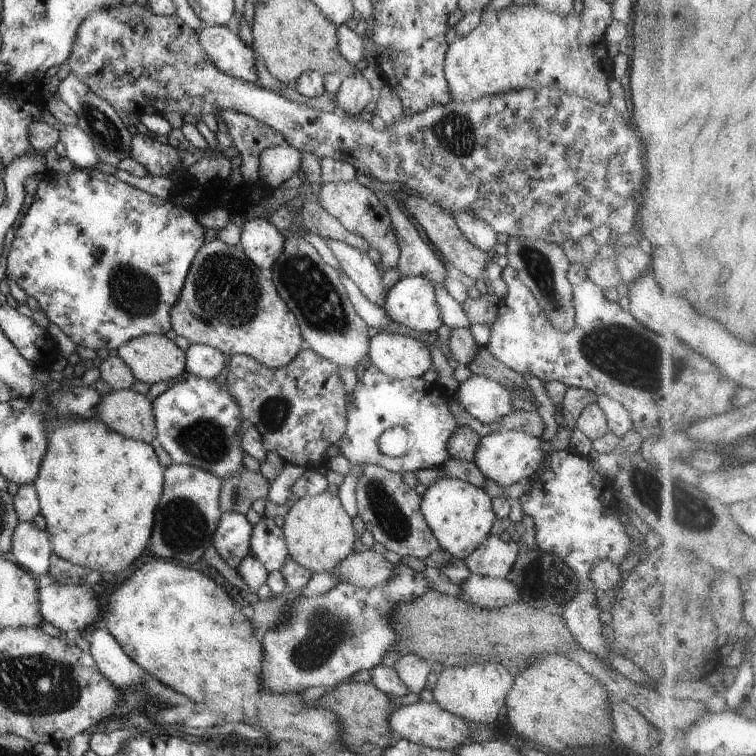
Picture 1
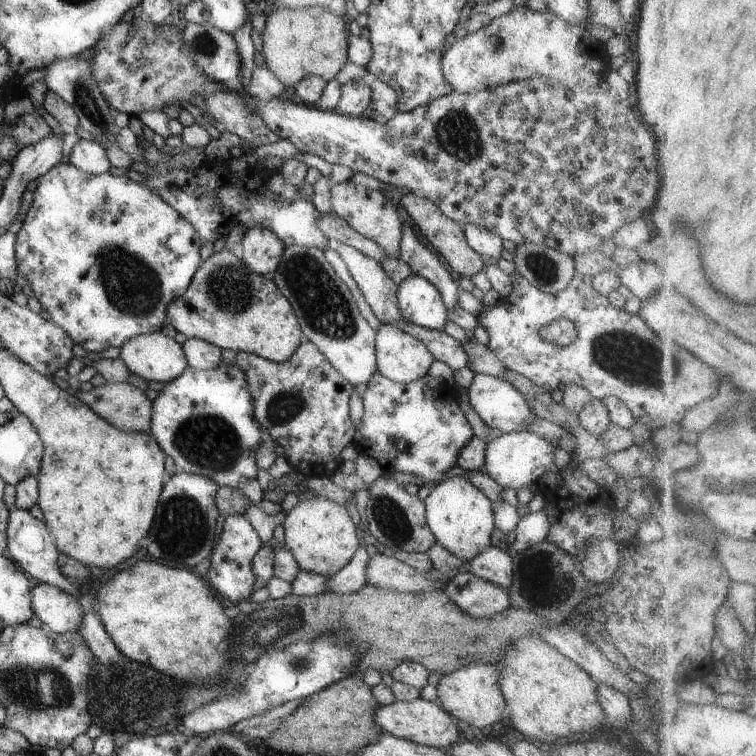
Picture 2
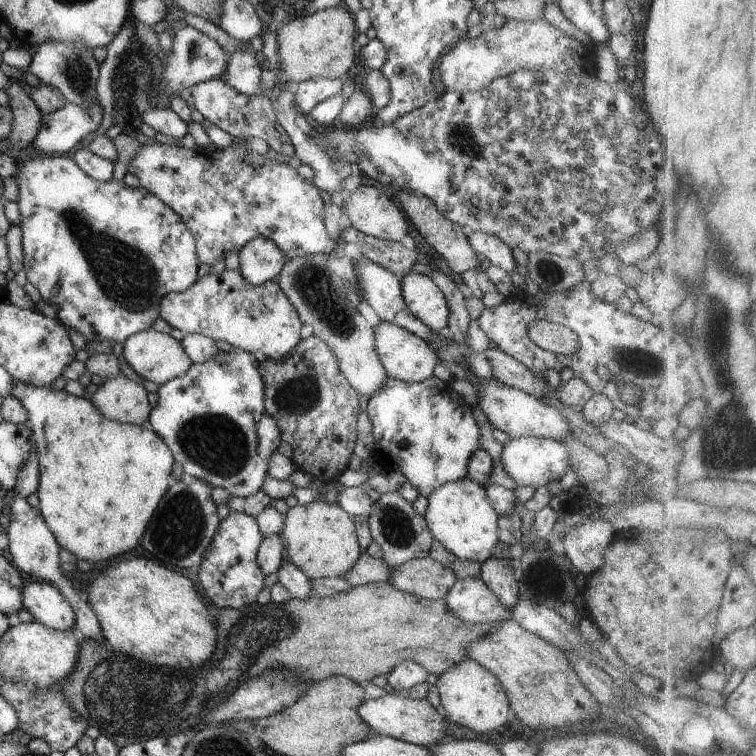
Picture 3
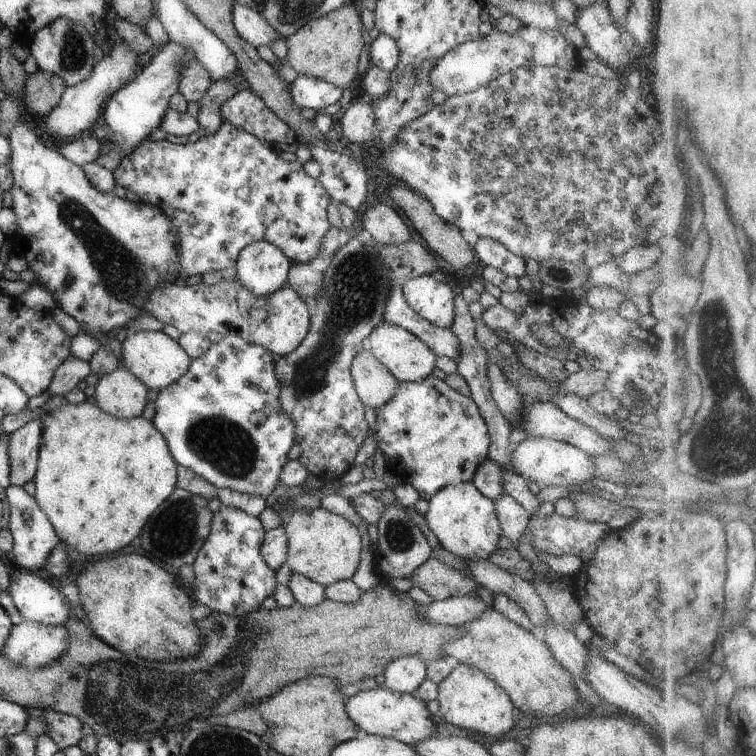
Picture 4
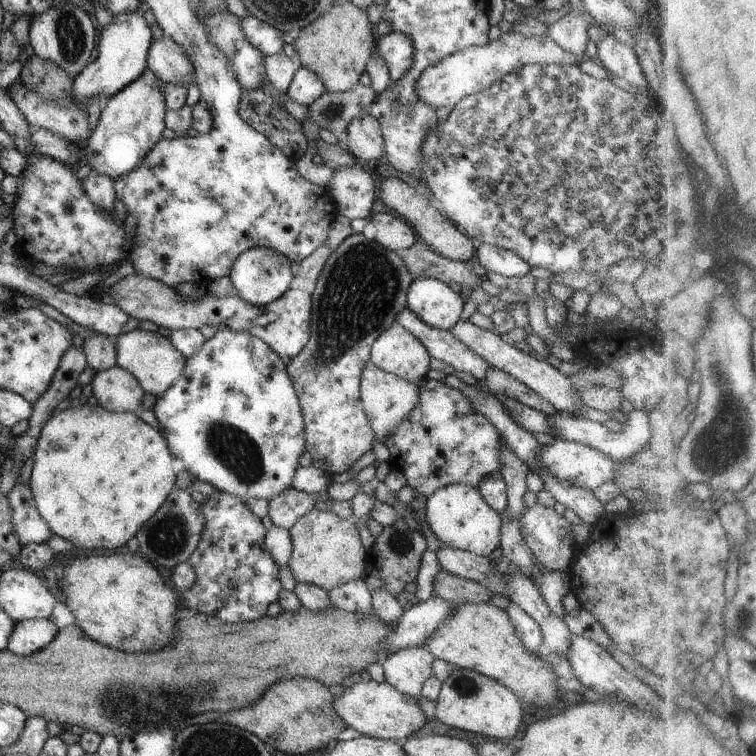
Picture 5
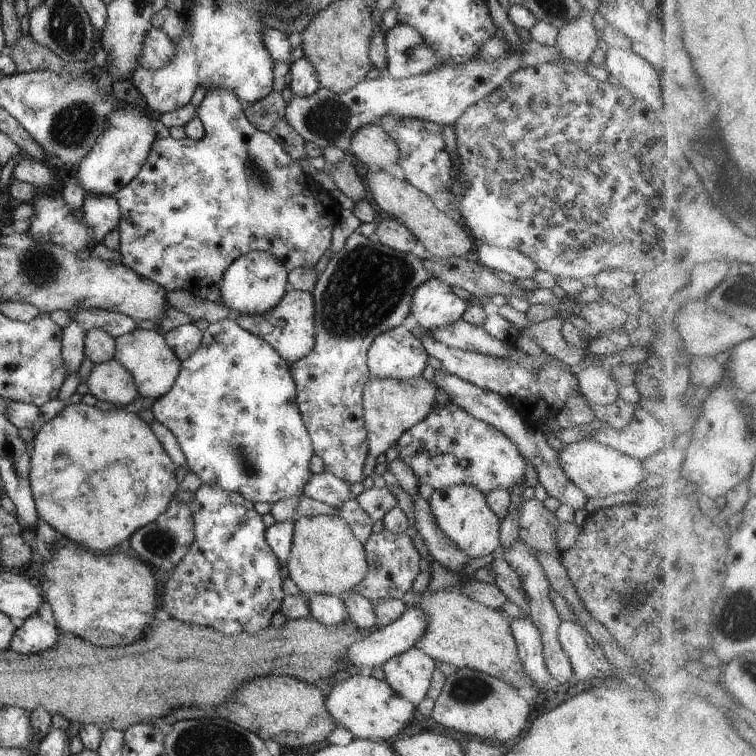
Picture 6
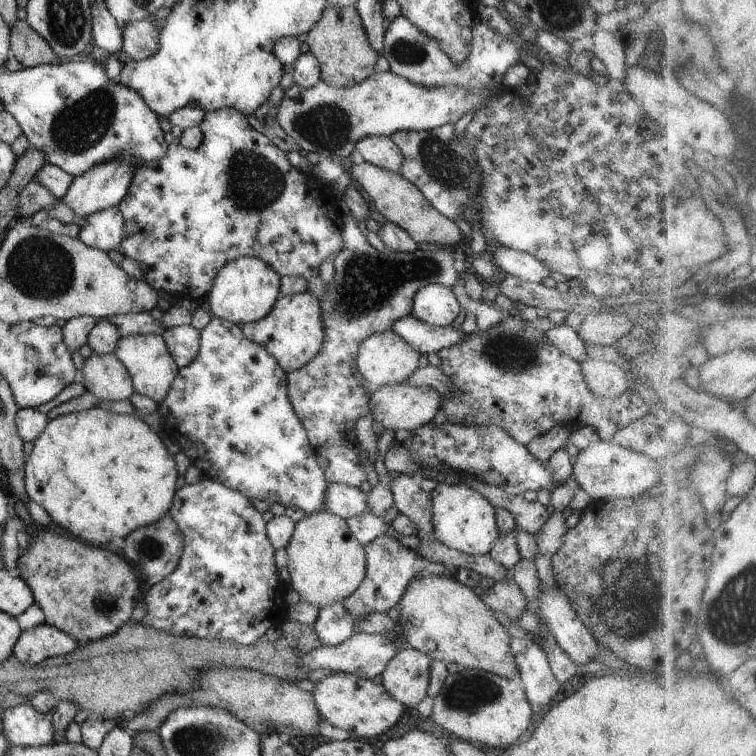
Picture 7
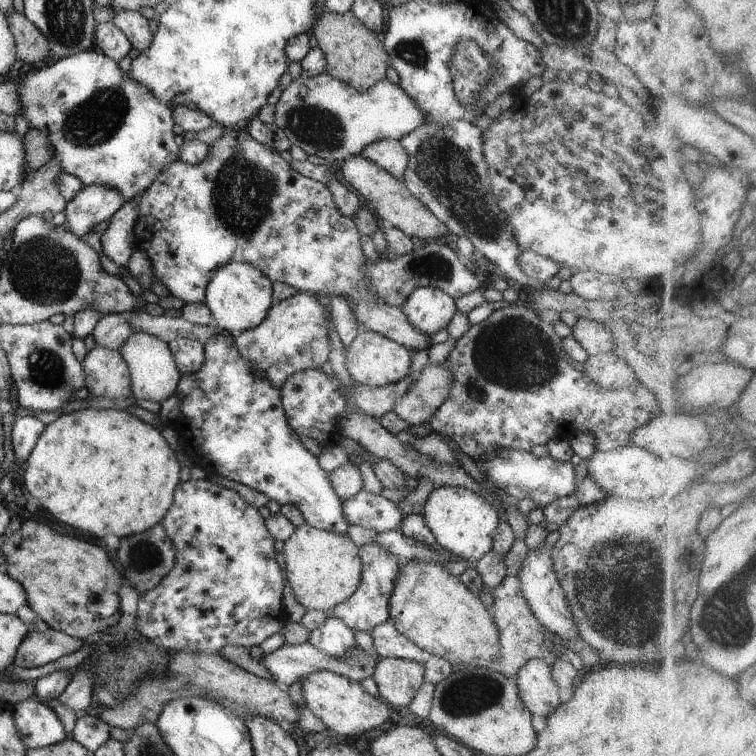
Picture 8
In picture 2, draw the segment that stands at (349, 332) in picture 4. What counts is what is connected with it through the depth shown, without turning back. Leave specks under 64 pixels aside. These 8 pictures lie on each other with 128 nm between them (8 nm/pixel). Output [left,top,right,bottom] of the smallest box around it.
[235,342,356,478]

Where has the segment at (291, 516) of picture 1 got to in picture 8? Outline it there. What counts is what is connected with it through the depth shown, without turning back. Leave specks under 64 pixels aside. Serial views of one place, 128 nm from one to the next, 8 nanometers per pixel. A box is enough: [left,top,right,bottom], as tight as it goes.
[284,522,362,612]

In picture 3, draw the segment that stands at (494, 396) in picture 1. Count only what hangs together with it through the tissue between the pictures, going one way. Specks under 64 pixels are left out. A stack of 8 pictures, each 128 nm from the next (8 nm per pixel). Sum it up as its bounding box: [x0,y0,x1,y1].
[478,378,574,440]

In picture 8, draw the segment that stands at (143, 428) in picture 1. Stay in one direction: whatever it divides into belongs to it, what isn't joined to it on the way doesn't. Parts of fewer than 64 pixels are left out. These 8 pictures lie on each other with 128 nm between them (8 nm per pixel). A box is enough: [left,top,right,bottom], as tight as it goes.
[82,347,132,399]

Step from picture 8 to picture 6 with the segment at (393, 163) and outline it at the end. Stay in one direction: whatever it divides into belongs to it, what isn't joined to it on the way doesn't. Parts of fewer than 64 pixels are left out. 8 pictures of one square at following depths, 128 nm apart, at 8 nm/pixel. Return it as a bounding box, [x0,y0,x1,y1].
[349,124,400,166]

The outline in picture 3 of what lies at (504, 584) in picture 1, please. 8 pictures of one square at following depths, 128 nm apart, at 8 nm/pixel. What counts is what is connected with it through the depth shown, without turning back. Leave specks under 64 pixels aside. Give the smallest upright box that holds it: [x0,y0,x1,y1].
[444,578,515,624]

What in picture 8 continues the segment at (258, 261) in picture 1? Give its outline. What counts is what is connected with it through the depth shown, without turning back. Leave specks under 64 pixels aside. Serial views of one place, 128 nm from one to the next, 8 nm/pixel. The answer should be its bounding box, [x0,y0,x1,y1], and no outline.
[205,262,274,334]

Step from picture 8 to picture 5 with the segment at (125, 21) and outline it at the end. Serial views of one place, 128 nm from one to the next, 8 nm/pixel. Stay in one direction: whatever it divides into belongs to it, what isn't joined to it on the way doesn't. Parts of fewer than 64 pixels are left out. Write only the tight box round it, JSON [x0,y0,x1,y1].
[147,36,194,89]

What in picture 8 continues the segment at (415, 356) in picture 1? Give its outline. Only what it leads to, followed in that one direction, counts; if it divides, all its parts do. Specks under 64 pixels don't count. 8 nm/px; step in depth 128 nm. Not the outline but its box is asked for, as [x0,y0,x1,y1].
[345,329,411,387]

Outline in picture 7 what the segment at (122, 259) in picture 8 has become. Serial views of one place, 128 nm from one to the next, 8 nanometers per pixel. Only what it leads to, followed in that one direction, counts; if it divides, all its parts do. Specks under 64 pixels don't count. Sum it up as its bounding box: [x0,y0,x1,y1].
[78,206,124,252]

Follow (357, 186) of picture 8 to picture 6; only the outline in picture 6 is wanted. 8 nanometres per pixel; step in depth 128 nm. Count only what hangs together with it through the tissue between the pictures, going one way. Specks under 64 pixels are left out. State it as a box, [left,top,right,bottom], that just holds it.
[366,171,476,258]

